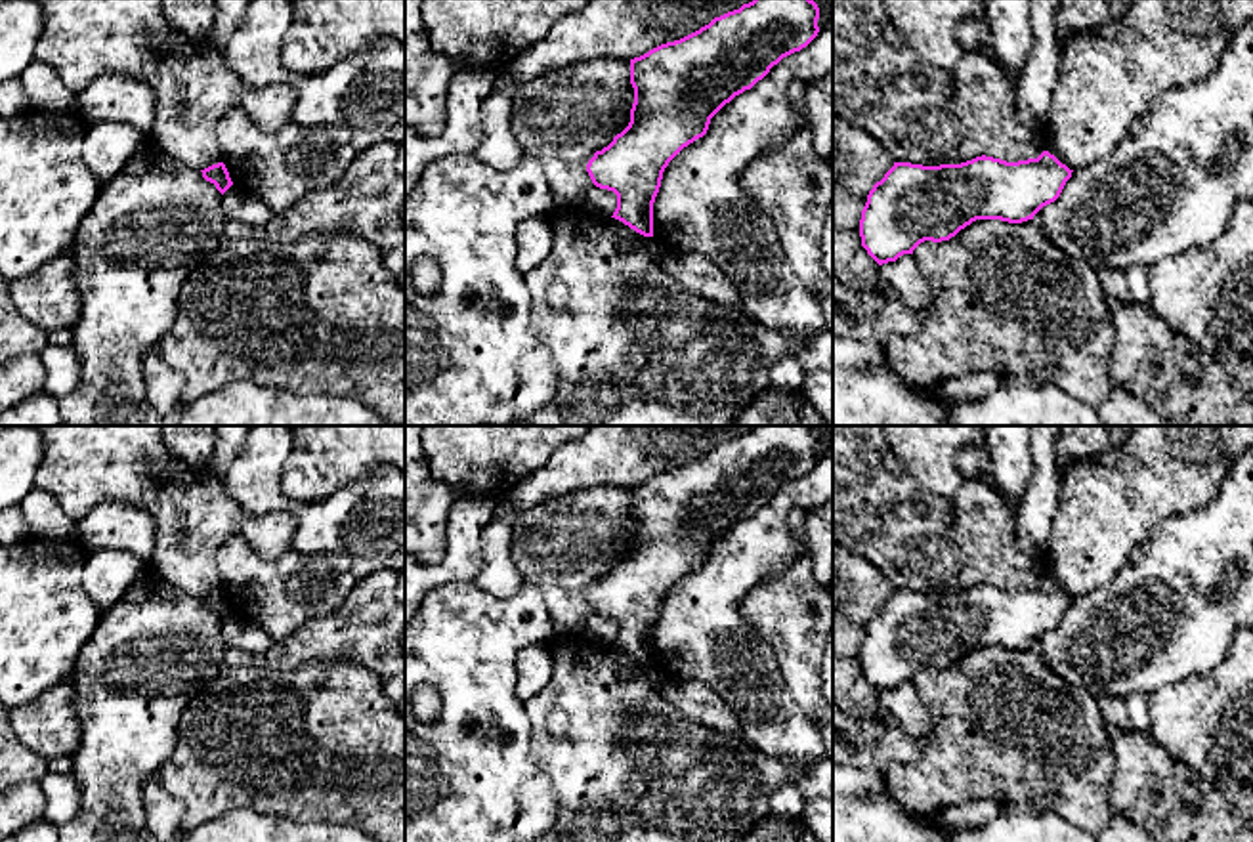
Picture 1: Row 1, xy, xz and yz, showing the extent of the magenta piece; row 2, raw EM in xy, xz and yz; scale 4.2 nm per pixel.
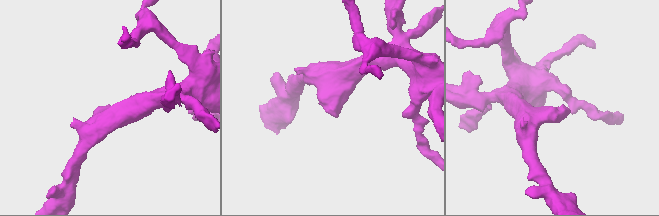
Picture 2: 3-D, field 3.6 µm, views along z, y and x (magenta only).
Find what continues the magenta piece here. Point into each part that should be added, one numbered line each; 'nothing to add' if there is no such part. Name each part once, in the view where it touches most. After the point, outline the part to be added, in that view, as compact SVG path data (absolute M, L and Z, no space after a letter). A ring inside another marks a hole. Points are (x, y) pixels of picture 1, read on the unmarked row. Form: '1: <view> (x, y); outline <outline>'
nothing to add

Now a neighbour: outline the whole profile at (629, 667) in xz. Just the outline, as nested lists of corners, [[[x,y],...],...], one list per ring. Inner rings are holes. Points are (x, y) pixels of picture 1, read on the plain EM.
[[[609,645],[609,651],[615,657],[619,664],[619,674],[623,678],[644,678],[655,691],[661,689],[665,676],[655,666],[655,663],[644,664],[615,645]]]

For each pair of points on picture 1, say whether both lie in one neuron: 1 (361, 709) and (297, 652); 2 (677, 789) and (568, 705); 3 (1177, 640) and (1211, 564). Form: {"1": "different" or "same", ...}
{"1": "different", "2": "same", "3": "same"}

